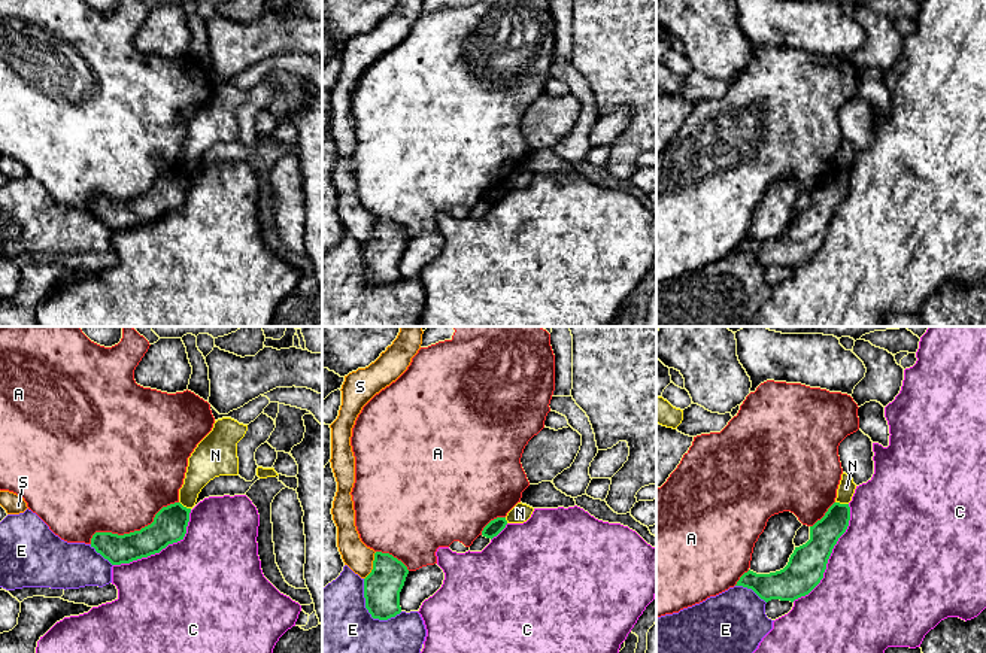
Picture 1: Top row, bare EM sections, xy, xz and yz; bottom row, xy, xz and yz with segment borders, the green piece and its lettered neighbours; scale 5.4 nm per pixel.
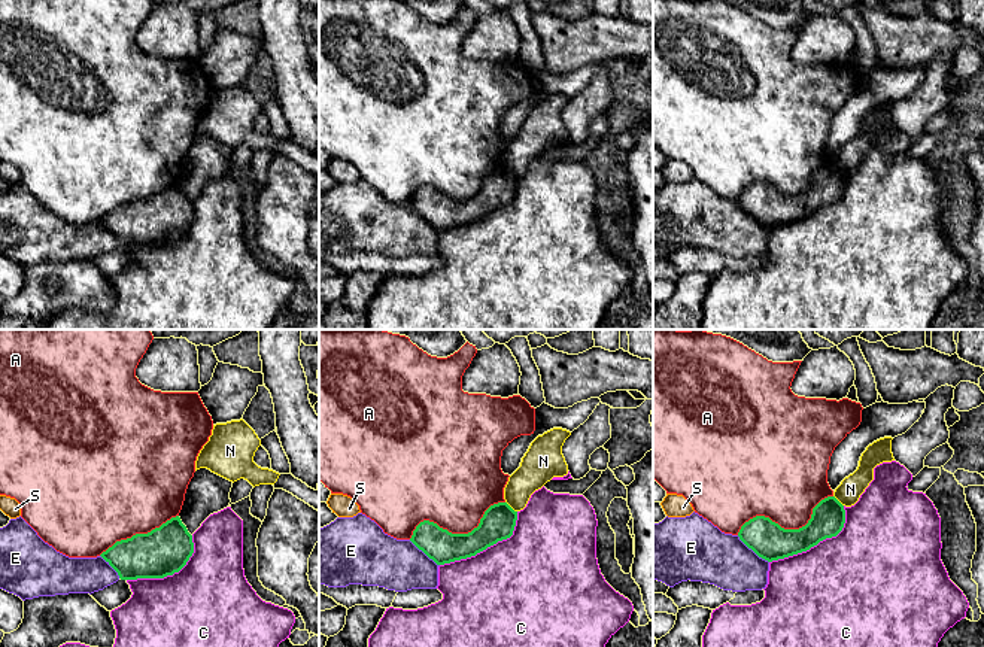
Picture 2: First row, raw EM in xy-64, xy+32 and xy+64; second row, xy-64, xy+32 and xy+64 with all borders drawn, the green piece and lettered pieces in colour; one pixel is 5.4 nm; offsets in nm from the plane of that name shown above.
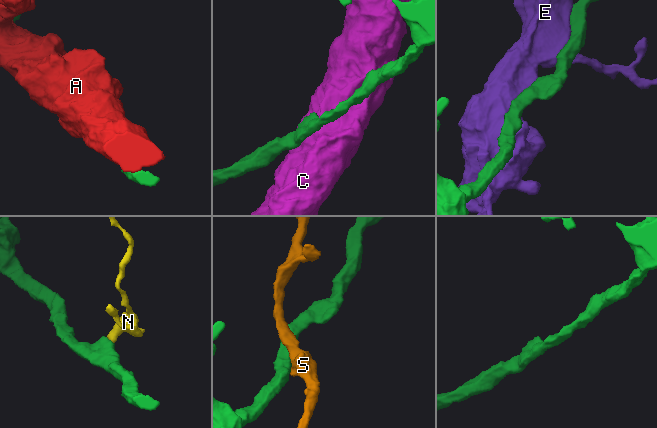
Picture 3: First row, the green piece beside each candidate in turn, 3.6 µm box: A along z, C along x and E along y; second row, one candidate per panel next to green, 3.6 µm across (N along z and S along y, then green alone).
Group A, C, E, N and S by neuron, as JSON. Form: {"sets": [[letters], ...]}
{"sets": [["A"], ["C"], ["E"], ["N"], ["S"]]}

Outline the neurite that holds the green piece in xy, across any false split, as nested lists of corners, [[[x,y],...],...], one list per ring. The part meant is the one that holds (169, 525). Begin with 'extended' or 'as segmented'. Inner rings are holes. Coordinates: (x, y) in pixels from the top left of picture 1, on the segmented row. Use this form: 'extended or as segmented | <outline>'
as segmented | [[[180,502],[163,507],[154,522],[140,531],[118,535],[112,532],[95,532],[91,547],[95,549],[112,565],[130,564],[133,561],[160,553],[169,544],[183,540],[189,522],[191,508]]]

